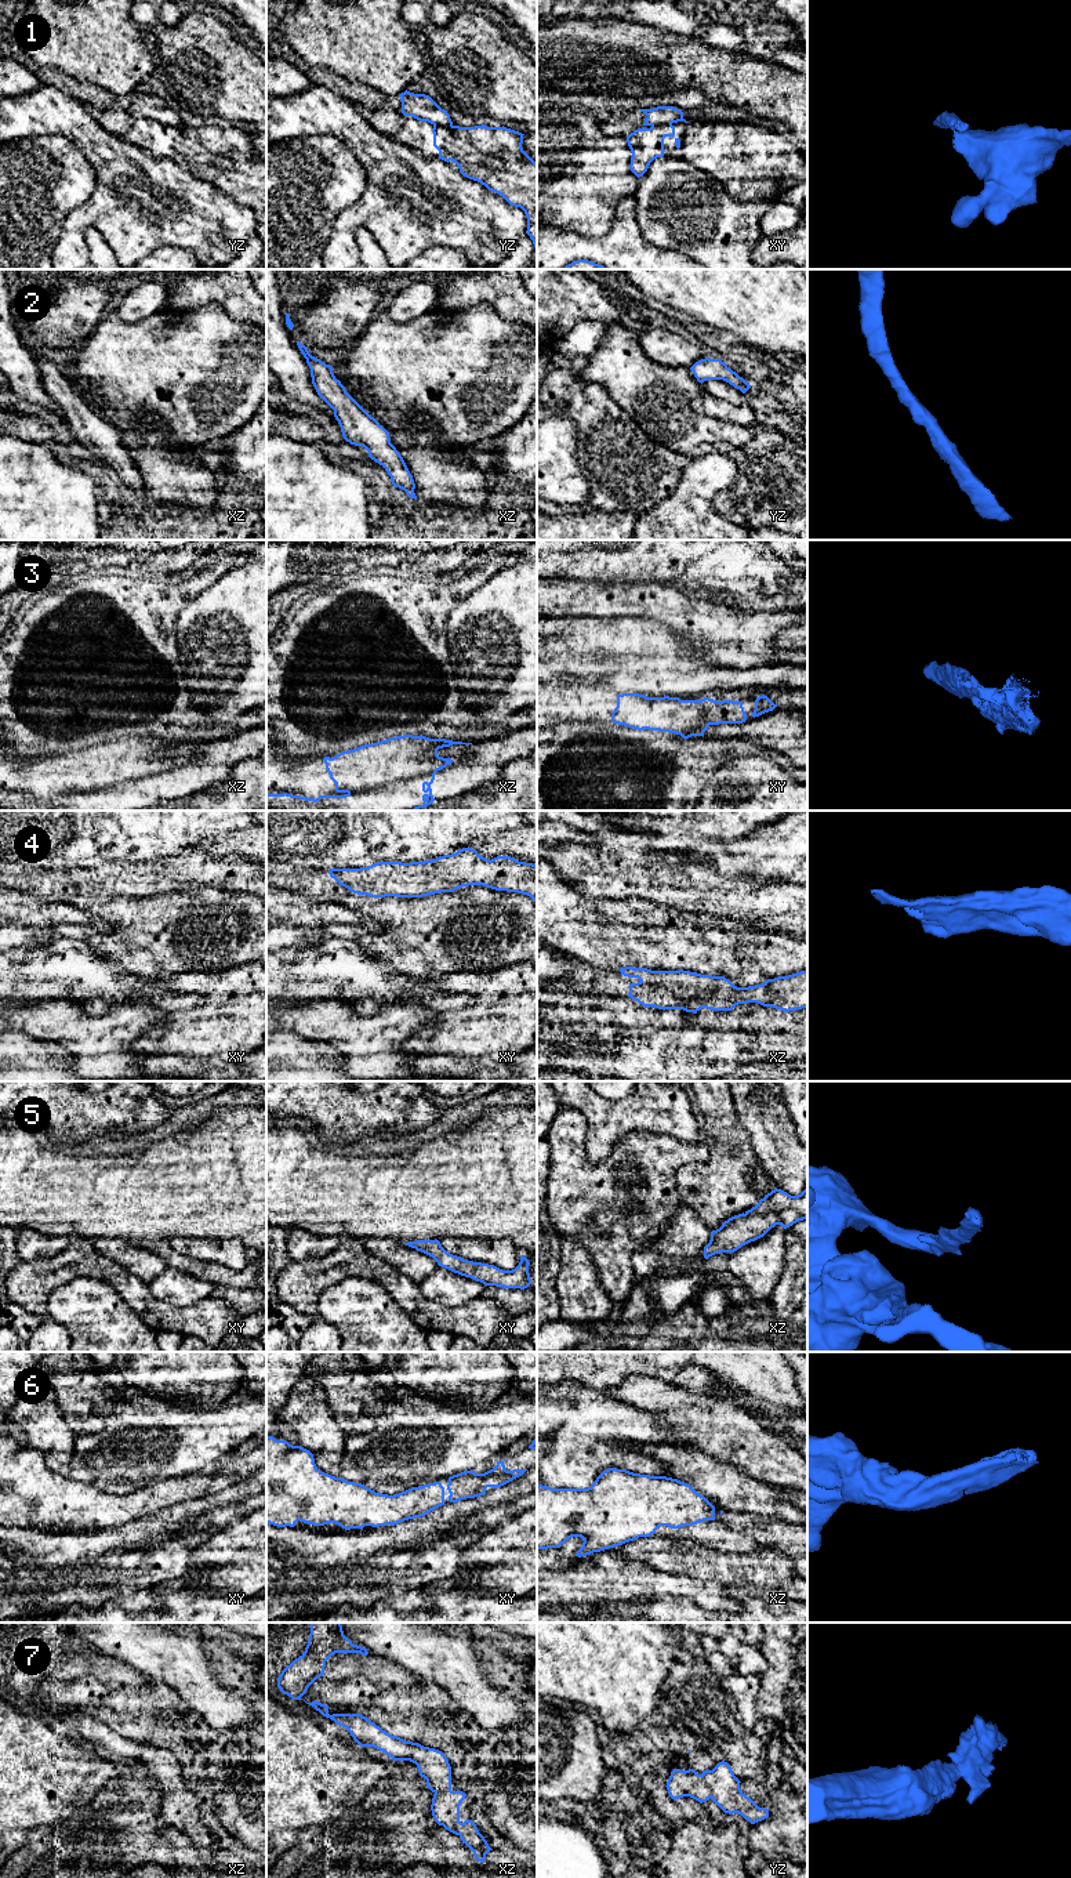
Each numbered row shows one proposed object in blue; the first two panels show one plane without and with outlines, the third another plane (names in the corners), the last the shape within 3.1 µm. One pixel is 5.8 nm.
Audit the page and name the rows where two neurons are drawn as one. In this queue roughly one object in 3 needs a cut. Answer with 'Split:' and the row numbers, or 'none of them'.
Split: 1, 3

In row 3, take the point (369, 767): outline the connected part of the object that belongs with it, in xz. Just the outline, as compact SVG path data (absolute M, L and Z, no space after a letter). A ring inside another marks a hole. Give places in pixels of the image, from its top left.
M404 735L342 751L333 758L324 757L323 761L330 773L330 779L335 783L337 793L362 793L446 768L453 762L451 758L439 755L436 758L428 758L426 754L453 744L469 746L472 743L429 739L422 735Z

